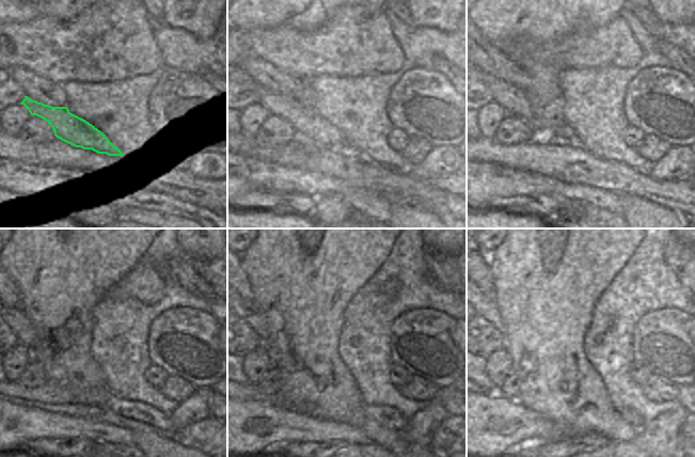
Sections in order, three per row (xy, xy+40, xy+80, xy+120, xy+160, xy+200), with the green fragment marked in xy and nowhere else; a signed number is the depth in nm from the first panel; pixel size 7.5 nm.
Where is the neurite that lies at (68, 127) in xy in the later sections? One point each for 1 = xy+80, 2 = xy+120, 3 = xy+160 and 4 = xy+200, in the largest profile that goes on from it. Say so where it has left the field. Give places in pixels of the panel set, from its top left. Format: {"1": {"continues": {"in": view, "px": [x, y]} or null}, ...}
{"1": {"continues": {"in": "xy+80", "px": [514, 99]}}, "2": {"continues": {"in": "xy+120", "px": [15, 317]}}, "3": {"continues": {"in": "xy+160", "px": [249, 313]}}, "4": {"continues": {"in": "xy+200", "px": [488, 309]}}}

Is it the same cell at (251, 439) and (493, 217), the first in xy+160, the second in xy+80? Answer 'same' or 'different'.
different

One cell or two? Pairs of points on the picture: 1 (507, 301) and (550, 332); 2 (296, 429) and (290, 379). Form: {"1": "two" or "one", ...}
{"1": "one", "2": "two"}

